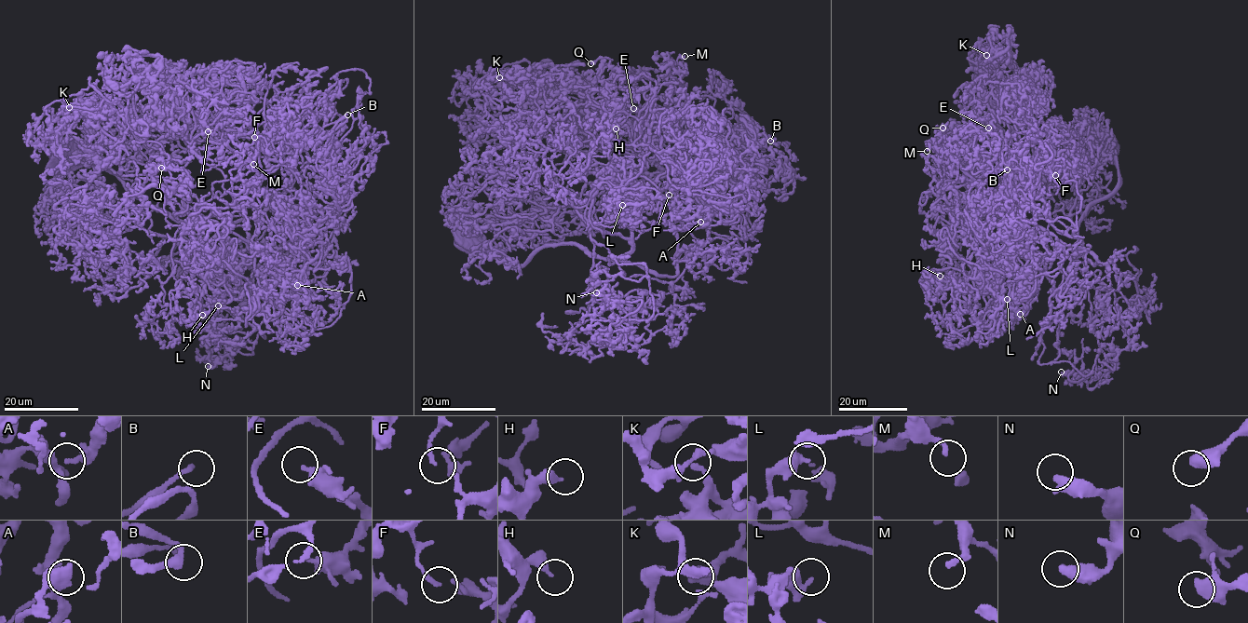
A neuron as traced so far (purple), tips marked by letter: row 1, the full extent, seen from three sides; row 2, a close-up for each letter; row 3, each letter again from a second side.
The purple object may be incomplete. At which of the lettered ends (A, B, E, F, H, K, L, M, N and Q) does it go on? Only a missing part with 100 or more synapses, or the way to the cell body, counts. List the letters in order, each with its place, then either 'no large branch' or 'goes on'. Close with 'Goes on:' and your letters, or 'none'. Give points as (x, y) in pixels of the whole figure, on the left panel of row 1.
A: at (297, 285); no large branch
B: at (347, 115); goes on
E: at (208, 131); no large branch
F: at (254, 137); no large branch
H: at (202, 315); no large branch
K: at (69, 107); no large branch
L: at (218, 305); no large branch
M: at (253, 164); no large branch
N: at (208, 366); no large branch
Q: at (161, 168); no large branch
Goes on: B

